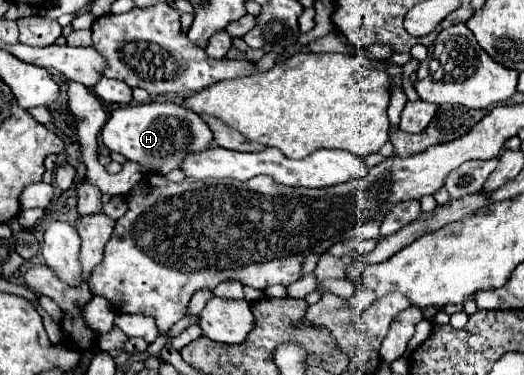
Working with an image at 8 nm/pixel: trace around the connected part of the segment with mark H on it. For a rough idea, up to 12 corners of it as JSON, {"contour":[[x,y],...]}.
{"contour":[[176,103],[112,111],[104,145],[152,173],[212,147]]}

